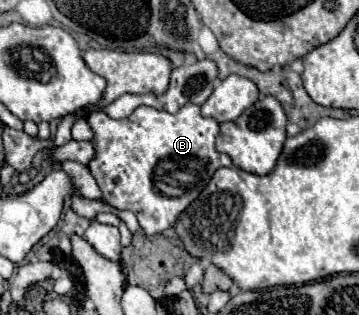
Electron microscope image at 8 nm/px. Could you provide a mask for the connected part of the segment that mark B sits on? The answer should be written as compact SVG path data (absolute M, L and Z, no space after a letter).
M186 104L176 114L138 106L124 120L92 112L86 120L94 132L90 142L96 152L96 158L88 164L90 174L96 178L108 204L136 214L146 236L172 228L186 206L210 182L212 174L222 166L232 166L230 156L214 148L218 122L200 116L200 106L196 104Z

